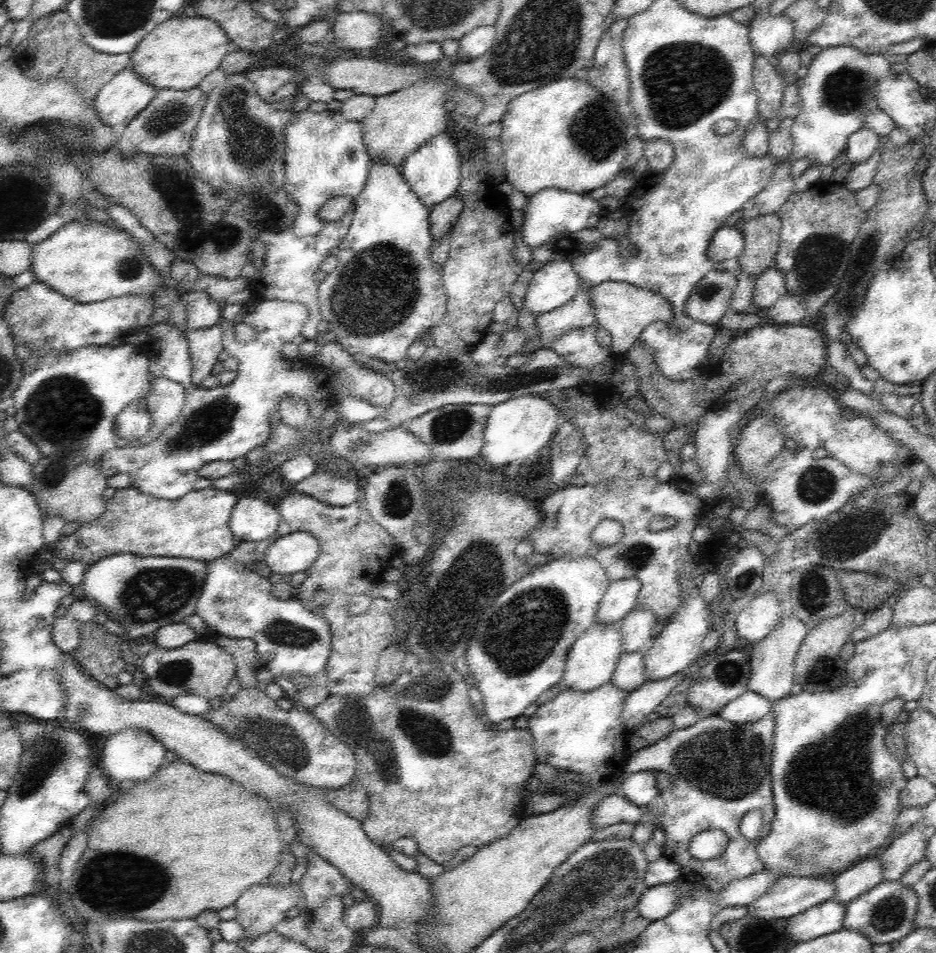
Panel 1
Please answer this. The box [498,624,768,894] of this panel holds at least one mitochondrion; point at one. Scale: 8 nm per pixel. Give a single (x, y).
(728, 675)

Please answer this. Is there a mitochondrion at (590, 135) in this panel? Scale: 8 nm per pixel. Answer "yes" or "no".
yes

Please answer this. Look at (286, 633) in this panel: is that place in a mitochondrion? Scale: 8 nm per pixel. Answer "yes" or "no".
yes

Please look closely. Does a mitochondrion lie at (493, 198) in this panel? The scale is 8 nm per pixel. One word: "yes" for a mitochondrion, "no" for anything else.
no

